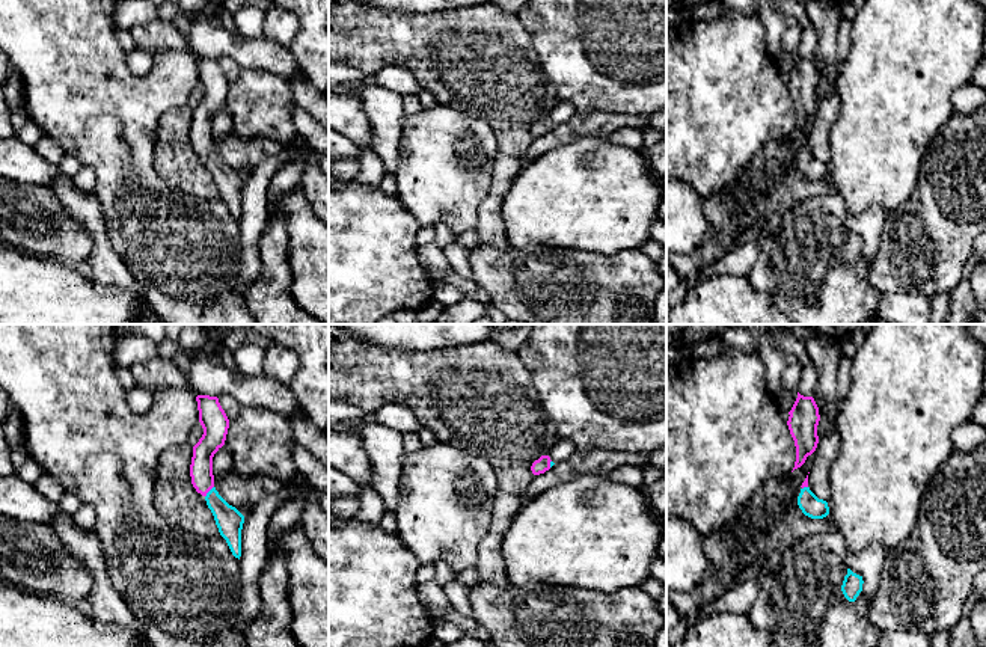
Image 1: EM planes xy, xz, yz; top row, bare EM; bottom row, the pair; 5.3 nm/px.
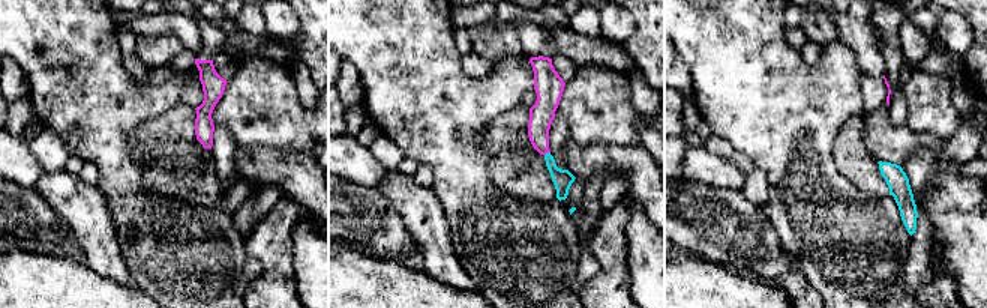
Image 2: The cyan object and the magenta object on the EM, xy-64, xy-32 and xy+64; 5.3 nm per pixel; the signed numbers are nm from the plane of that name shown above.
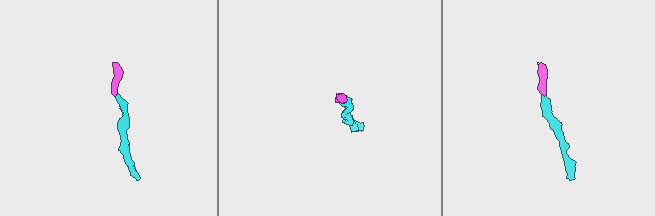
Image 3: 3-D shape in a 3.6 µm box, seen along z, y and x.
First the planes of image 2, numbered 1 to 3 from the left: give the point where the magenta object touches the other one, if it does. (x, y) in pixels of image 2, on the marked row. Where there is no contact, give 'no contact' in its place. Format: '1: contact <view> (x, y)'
1: no contact
2: contact xy-32 (546, 154)
3: no contact

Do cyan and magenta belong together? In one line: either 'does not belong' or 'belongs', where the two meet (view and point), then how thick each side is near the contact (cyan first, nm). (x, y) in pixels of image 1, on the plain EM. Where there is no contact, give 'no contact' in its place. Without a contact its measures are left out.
belongs; meets cyan in xy at (208, 154); 150 nm thick on the cyan side, 130 nm on the other

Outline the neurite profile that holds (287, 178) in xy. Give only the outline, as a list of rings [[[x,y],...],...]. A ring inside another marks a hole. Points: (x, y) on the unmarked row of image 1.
[[[302,163],[283,164],[276,172],[267,190],[267,204],[270,210],[274,208],[279,196],[286,195],[288,192],[294,190],[299,186],[302,173],[303,173]]]

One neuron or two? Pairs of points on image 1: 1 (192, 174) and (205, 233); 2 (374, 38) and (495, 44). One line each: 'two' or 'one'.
1: two
2: one

